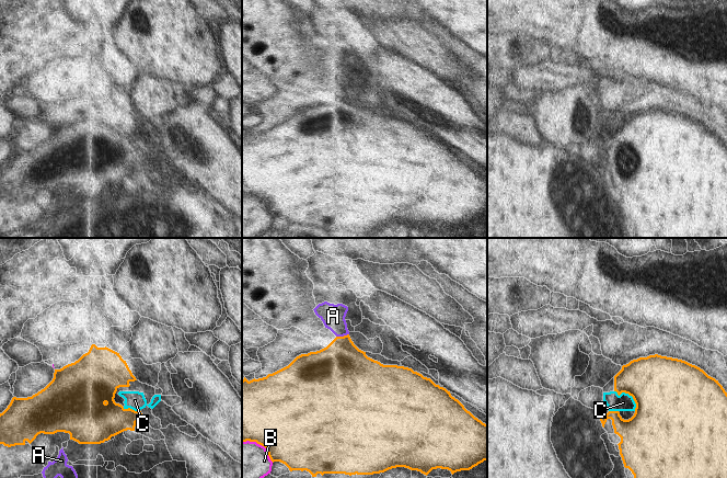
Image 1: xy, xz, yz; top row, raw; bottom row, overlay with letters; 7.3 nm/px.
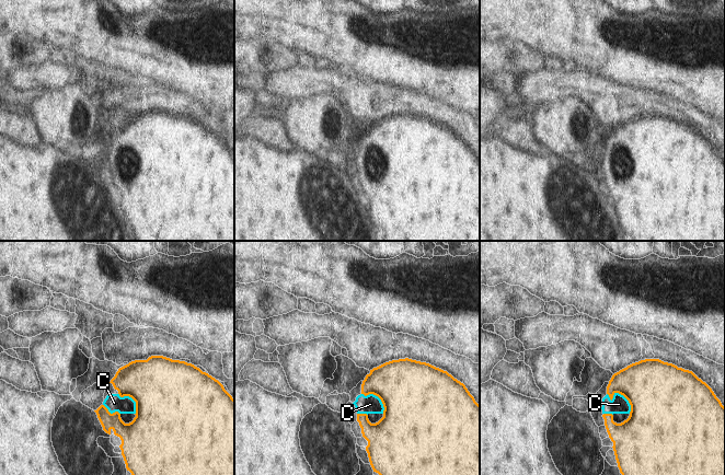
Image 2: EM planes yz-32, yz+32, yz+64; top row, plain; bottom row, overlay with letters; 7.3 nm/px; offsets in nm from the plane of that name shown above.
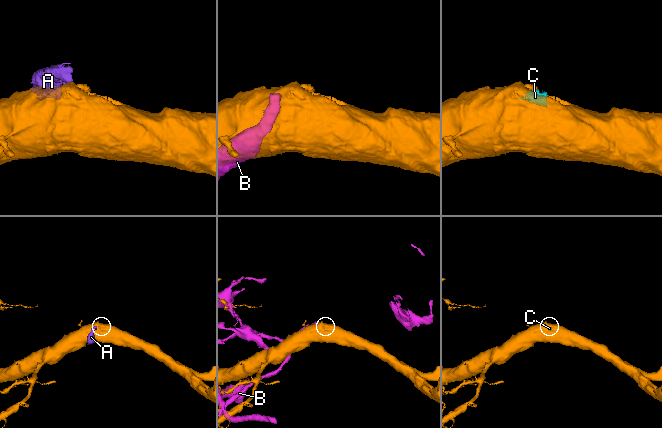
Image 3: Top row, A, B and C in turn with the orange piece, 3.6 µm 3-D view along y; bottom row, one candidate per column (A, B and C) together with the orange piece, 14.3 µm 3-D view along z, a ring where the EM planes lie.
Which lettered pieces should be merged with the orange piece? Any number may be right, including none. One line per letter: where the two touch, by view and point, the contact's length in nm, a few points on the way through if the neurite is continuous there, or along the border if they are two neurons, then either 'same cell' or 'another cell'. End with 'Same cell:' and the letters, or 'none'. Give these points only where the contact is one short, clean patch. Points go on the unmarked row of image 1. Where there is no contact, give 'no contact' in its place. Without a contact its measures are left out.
A: xz (342, 91) | 100 nm | along xz (348, 88), (336, 91) | another cell
B: xz (261, 198) | 280 nm | another cell
C: yz (630, 149) | 220 nm | same cell
Same cell: C

